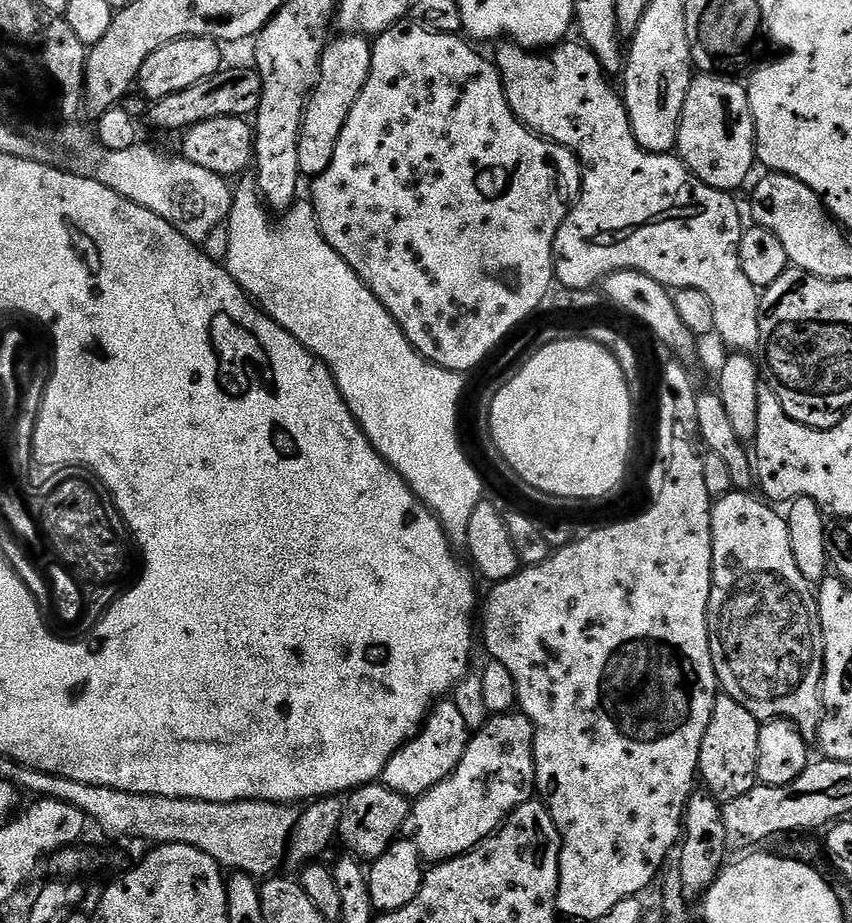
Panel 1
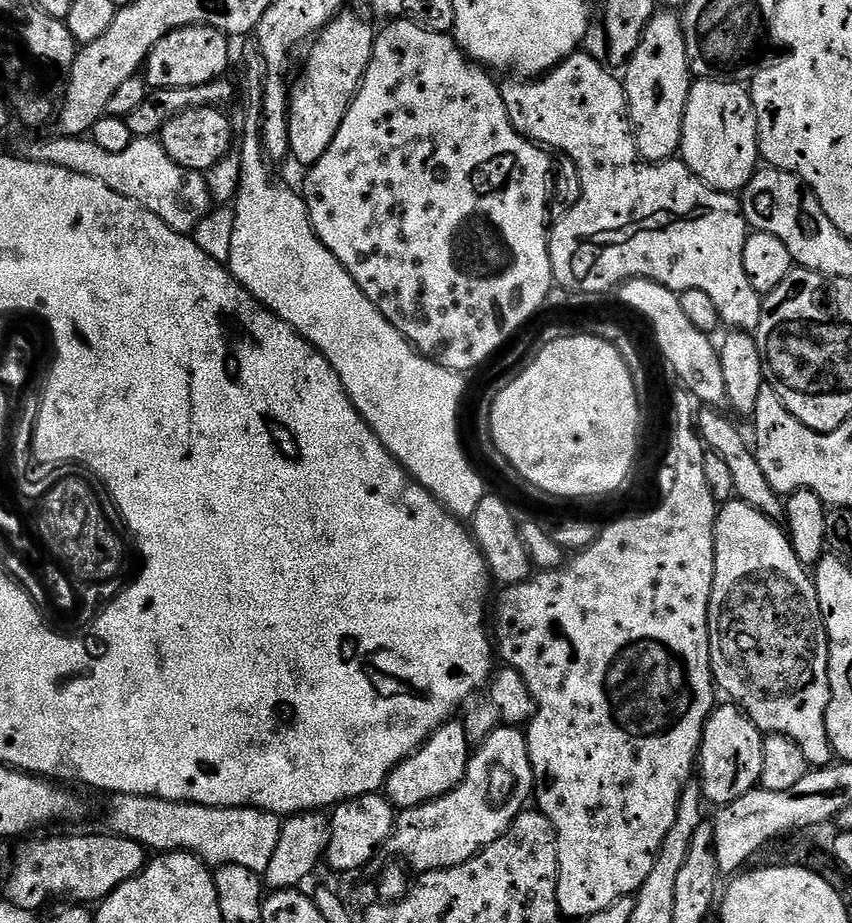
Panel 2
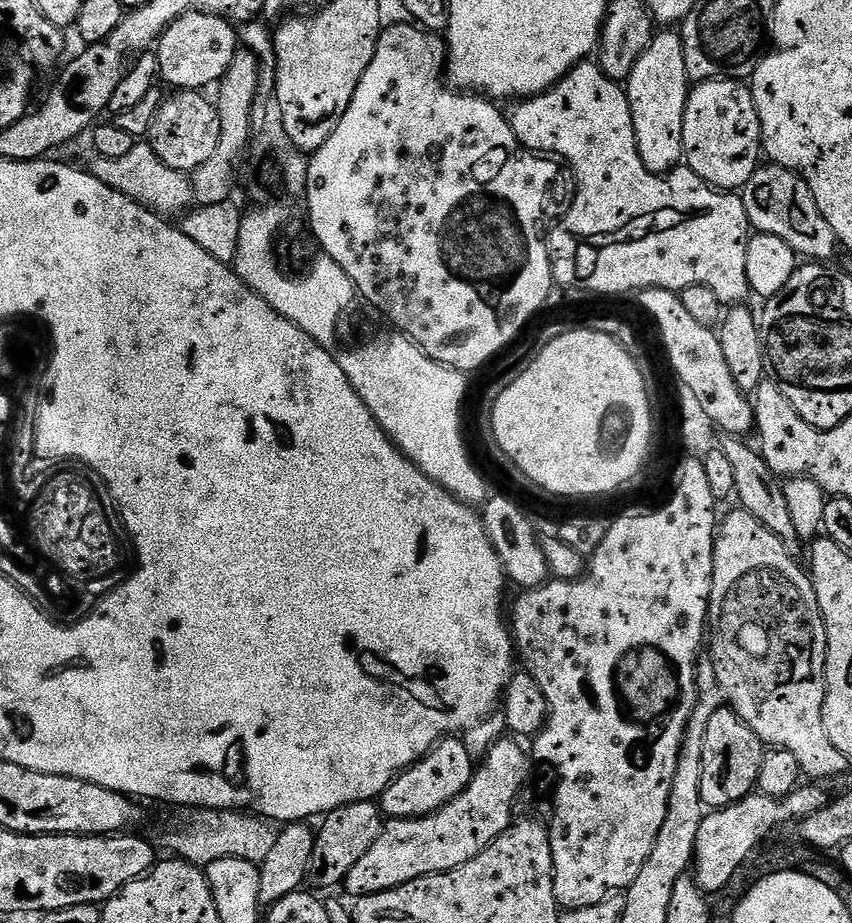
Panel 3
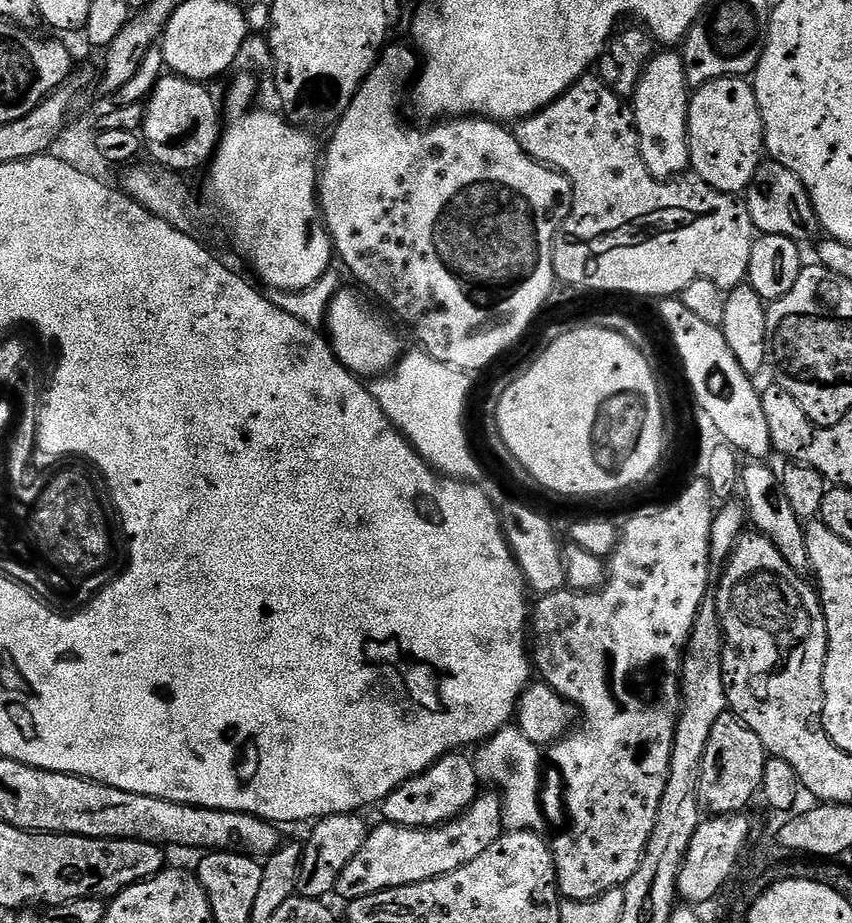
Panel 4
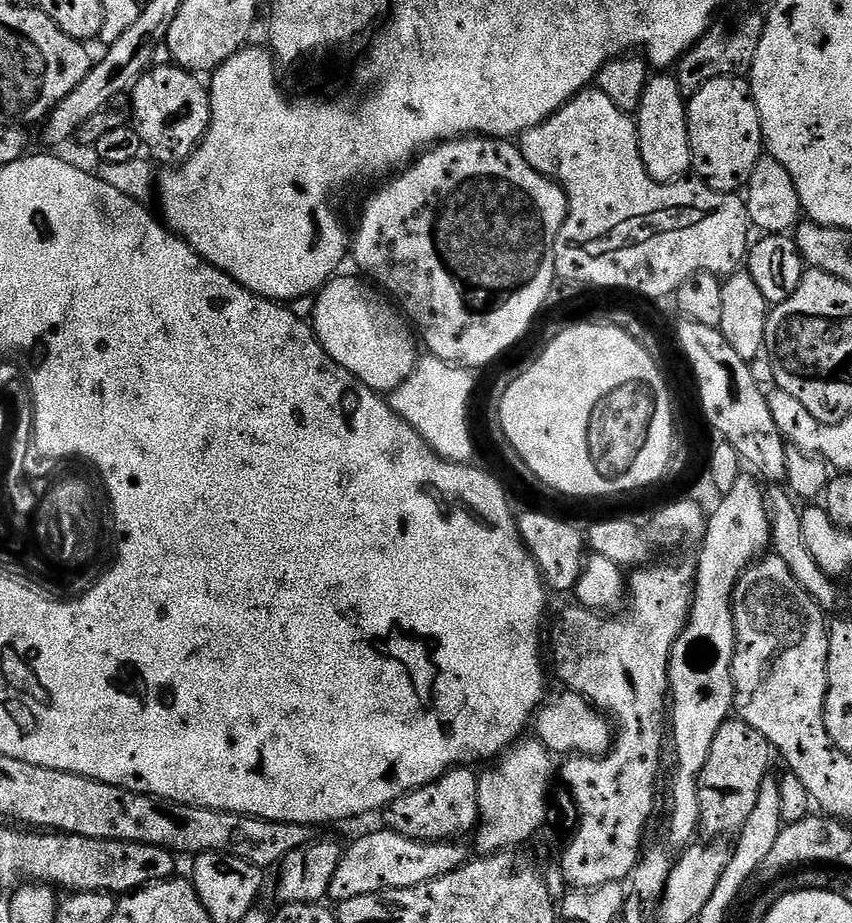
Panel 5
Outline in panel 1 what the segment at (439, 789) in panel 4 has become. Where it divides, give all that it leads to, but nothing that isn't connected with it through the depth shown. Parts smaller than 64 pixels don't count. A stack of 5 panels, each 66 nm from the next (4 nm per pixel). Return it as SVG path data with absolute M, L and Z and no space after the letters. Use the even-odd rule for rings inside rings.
M441 699L429 712L419 732L394 753L390 762L386 762L383 784L409 798L426 794L426 790L438 786L438 782L452 775L458 762L462 762L462 754L466 754L469 739L470 729L466 726L466 718L462 718L458 711L455 699Z

